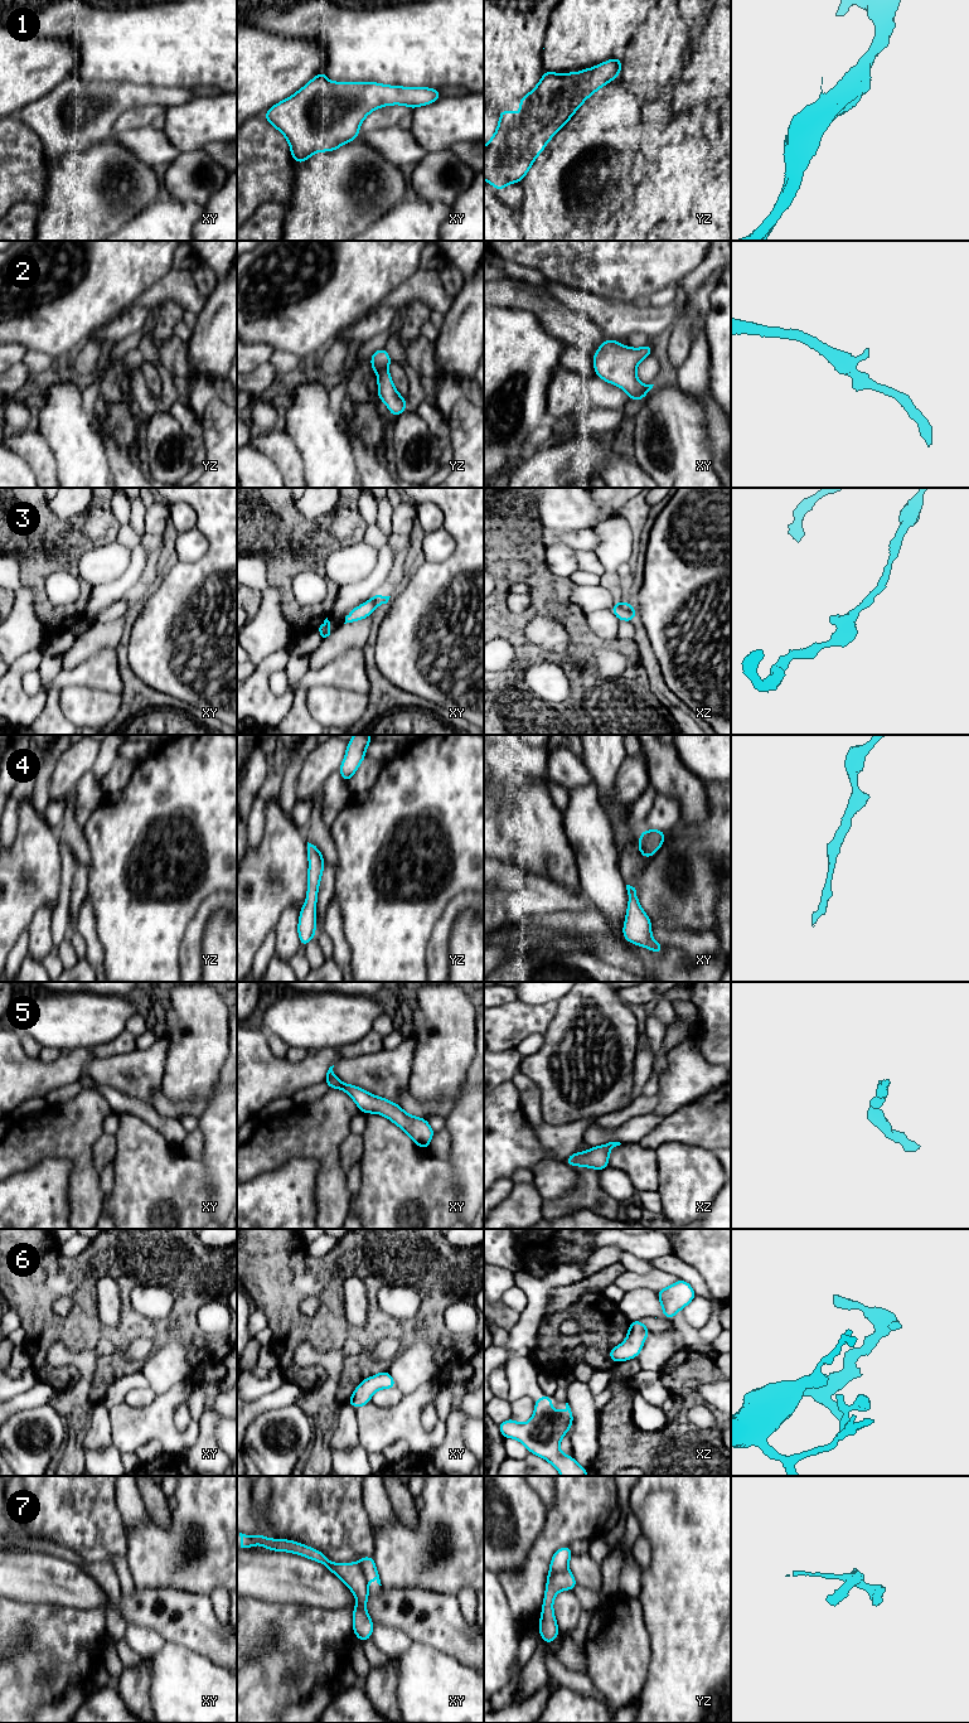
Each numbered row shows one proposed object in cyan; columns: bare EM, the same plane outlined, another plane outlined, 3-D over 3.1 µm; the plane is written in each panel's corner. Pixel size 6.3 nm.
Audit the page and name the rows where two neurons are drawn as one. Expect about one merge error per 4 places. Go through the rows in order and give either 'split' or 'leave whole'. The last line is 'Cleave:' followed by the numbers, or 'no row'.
1: leave whole
2: leave whole
3: leave whole
4: leave whole
5: leave whole
6: leave whole
7: split
Cleave: 7

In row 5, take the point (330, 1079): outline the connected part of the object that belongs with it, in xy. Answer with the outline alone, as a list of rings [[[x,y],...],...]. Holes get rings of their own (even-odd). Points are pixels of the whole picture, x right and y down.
[[[334,1065],[329,1068],[324,1079],[330,1089],[341,1089],[353,1098],[362,1113],[378,1113],[384,1115],[404,1131],[420,1148],[428,1148],[435,1131],[425,1118],[410,1115],[398,1104],[388,1099],[379,1098],[362,1088],[340,1081],[335,1076],[333,1068]]]

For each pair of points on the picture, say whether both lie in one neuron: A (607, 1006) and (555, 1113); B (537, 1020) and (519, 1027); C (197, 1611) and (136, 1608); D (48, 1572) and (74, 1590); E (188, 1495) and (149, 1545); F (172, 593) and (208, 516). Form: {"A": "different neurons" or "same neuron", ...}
{"A": "same neuron", "B": "same neuron", "C": "same neuron", "D": "same neuron", "E": "same neuron", "F": "same neuron"}

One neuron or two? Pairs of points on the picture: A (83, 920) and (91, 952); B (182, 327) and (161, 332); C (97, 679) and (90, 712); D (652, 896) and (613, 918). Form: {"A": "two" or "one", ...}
{"A": "one", "B": "two", "C": "two", "D": "two"}

